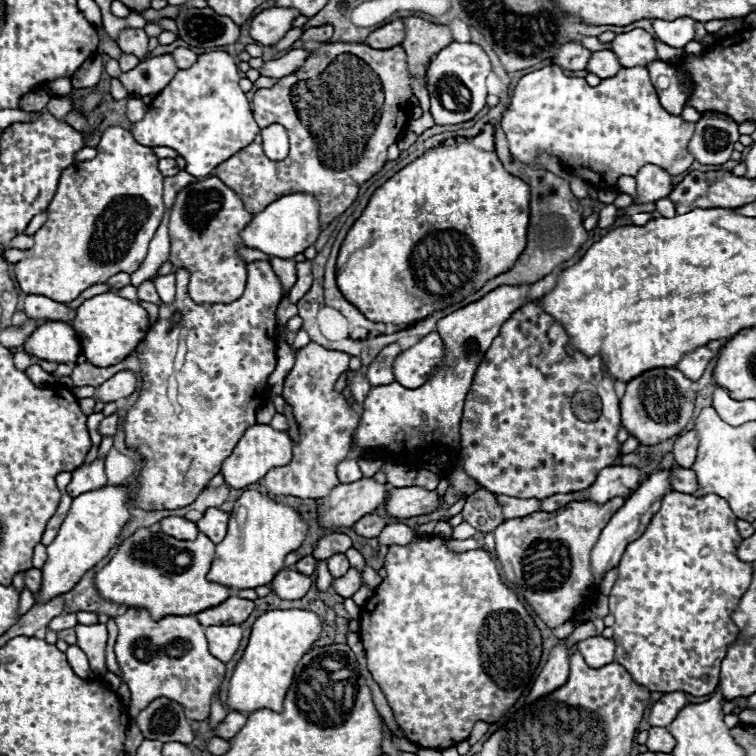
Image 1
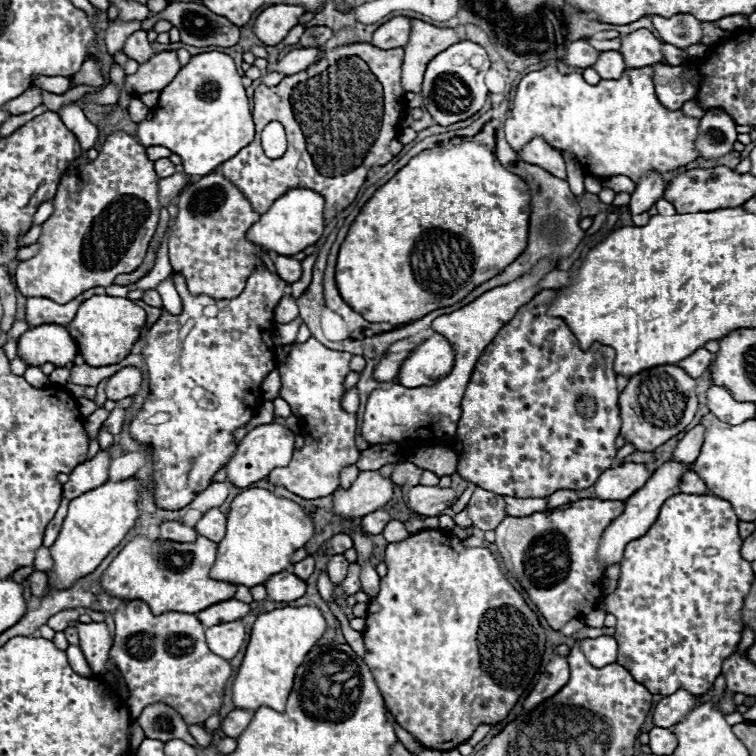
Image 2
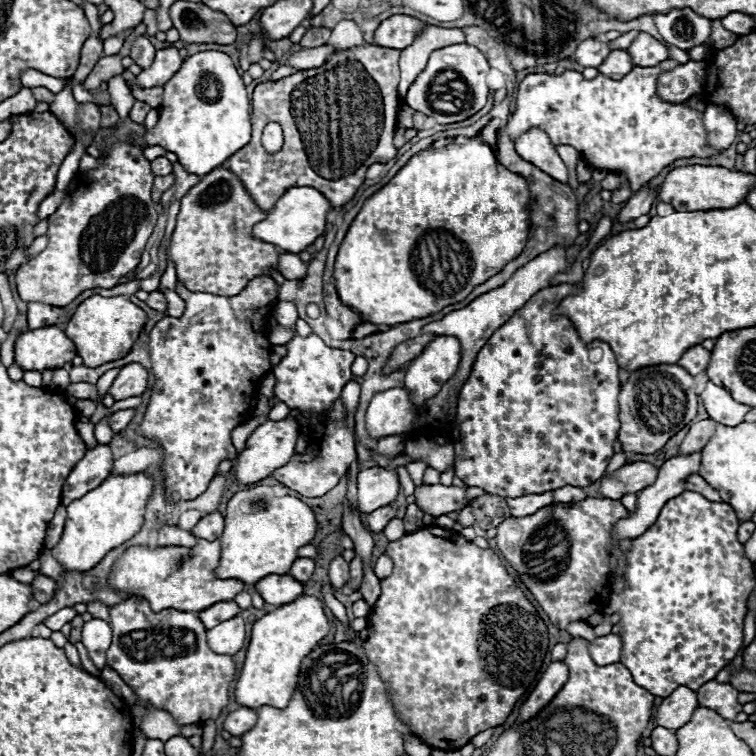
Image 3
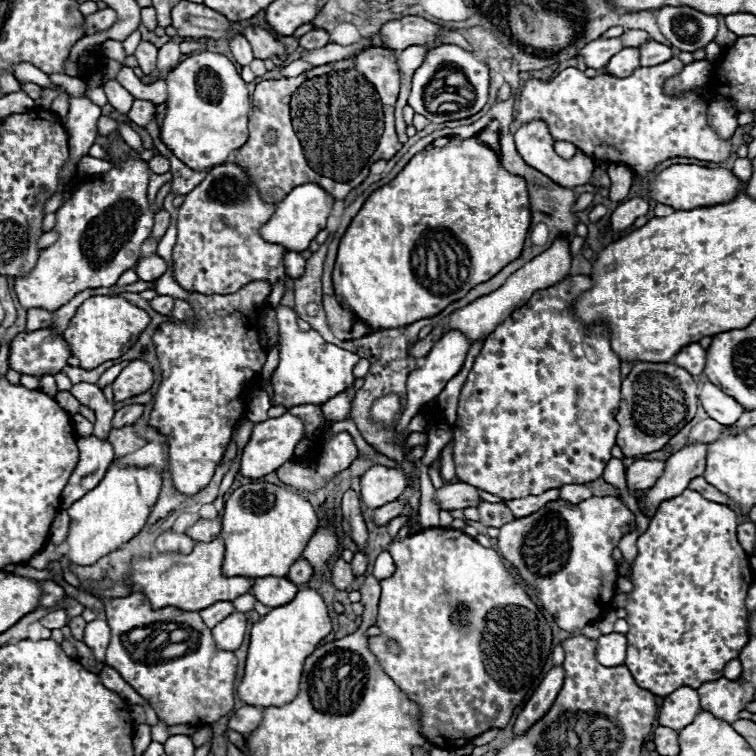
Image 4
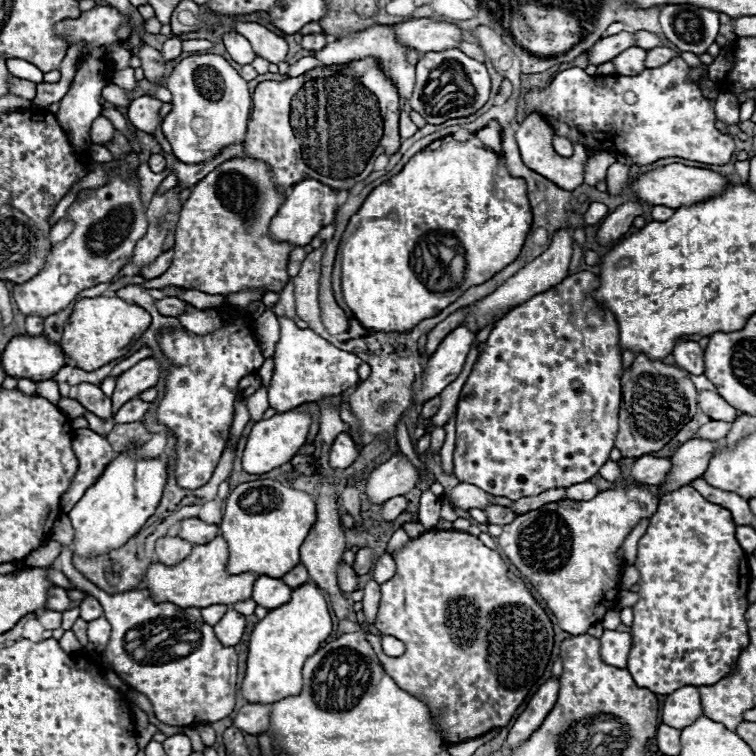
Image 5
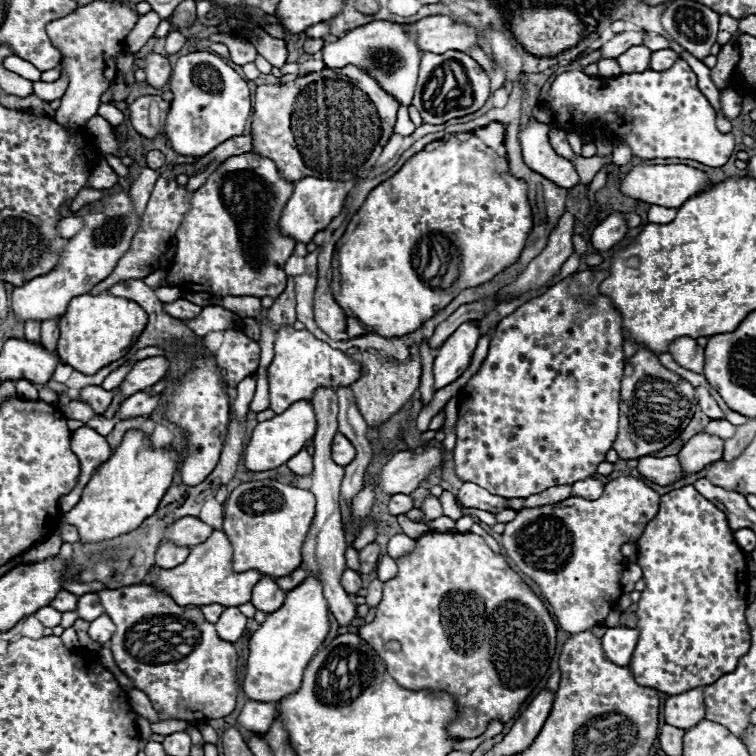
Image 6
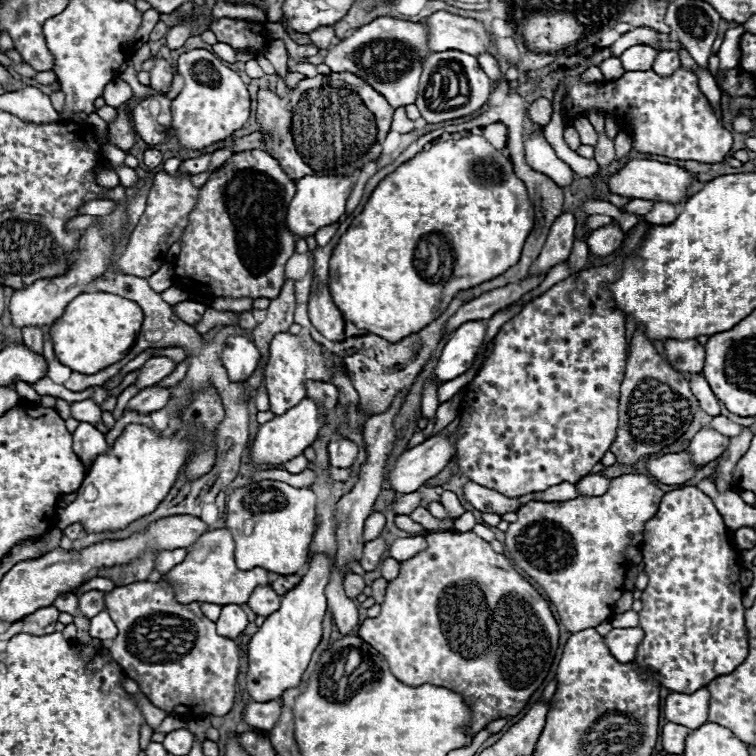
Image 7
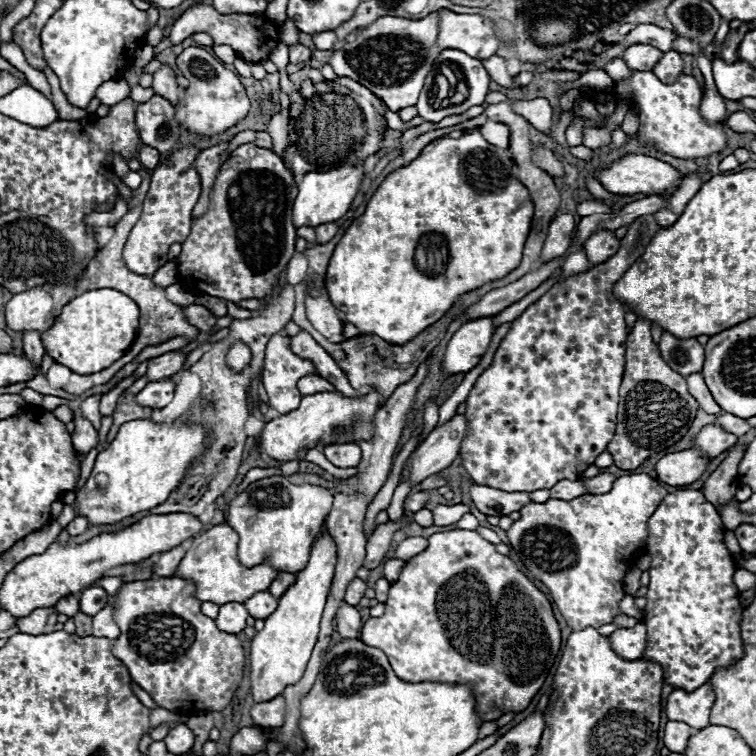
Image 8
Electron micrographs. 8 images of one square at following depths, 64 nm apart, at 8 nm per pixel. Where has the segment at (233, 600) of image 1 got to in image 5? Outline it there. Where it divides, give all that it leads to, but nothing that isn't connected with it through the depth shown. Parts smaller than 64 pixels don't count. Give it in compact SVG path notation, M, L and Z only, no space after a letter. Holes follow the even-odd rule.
M212 604L208 608L202 608L202 618L206 624L214 626L224 616L224 612L228 612L228 608L230 606L226 606L226 604Z

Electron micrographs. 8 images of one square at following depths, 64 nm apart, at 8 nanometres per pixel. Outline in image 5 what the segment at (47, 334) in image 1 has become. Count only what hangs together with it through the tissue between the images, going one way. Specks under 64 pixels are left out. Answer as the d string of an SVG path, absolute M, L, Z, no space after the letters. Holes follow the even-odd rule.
M14 336L2 352L6 376L28 378L32 382L54 378L64 364L60 346L48 344L44 336Z

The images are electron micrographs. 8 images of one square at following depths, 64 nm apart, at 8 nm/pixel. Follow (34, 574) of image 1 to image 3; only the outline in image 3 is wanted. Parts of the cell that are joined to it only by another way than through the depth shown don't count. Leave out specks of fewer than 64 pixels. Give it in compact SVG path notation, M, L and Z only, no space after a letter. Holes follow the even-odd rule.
M36 576L32 588L34 588L34 598L40 604L48 604L48 600L52 600L52 596L56 594L56 582L48 576Z

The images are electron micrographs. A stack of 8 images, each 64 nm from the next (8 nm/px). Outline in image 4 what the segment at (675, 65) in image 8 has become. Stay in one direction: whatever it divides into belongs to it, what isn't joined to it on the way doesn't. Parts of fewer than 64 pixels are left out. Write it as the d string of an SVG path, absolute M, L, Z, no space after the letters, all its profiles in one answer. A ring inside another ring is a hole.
M648 42L638 48L640 50L640 64L642 66L652 66L652 64L662 64L664 60L672 58L672 50L664 44L658 42Z

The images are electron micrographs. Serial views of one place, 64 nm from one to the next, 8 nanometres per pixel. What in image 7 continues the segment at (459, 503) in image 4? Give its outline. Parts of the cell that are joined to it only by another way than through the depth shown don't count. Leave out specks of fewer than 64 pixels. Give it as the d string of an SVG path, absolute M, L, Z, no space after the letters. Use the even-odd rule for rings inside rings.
M468 482L464 486L464 496L466 500L480 512L490 512L490 514L506 514L506 512L516 512L516 508L520 508L520 498L510 498L504 496L496 490L490 490L486 486Z

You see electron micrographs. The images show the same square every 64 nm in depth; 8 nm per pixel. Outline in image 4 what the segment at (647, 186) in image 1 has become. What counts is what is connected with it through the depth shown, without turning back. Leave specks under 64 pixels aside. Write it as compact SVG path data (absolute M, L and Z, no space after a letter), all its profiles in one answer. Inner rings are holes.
M632 198L620 204L608 222L608 232L622 232L634 224L634 220L648 212L648 198Z

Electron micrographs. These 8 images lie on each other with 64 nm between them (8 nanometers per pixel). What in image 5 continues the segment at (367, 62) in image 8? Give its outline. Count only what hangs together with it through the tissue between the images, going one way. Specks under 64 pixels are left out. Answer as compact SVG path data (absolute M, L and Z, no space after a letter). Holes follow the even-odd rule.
M374 24L374 26L366 28L366 30L354 32L354 36L350 36L350 38L342 38L342 40L336 40L336 42L326 44L326 46L324 46L322 50L318 50L314 56L316 56L324 66L340 66L340 64L348 64L348 62L352 62L352 60L364 60L364 58L368 58L368 56L374 58L374 60L380 64L384 76L386 76L388 80L392 80L392 84L396 86L398 94L400 94L400 96L406 100L406 104L408 104L408 100L410 100L410 96L412 96L412 90L414 90L414 80L416 80L416 66L406 60L408 50L410 50L408 46L404 46L404 44L398 42L396 32L394 32L392 26L388 26L388 24Z

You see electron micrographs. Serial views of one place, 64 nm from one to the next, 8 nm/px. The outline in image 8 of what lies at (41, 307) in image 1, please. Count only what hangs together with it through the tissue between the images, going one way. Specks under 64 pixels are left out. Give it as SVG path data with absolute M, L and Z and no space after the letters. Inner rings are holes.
M24 332L24 354L34 366L42 364L44 358L44 346L40 342L40 332Z

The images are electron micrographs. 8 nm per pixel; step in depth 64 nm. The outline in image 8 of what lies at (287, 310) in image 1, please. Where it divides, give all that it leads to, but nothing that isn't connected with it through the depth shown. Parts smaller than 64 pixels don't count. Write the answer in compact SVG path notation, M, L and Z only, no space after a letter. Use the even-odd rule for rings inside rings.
M274 334L266 346L262 384L268 392L270 406L276 412L290 412L300 404L302 394L298 392L296 382L308 372L316 372L314 364L296 356L288 348L288 338L284 334Z

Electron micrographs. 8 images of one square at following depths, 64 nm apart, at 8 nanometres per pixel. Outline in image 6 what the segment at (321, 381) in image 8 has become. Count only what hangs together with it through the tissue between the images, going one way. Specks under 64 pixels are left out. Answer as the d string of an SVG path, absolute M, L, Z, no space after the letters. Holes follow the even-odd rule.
M316 388L312 394L312 406L318 418L318 430L314 436L314 472L312 472L312 486L310 492L316 496L316 516L312 522L312 528L308 532L308 538L302 548L302 562L308 568L308 572L316 574L324 582L324 596L328 600L330 612L338 620L340 626L350 626L356 618L356 604L350 598L350 594L344 592L340 586L342 572L346 570L346 560L344 560L344 532L342 532L342 518L340 518L340 482L344 476L344 468L336 466L334 460L330 458L330 446L332 438L338 432L338 398L334 388Z

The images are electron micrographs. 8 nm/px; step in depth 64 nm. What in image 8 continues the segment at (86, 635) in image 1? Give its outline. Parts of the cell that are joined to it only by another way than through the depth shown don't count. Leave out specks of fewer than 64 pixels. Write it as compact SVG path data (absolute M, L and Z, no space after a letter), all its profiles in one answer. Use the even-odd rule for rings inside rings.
M112 604L104 606L104 608L94 616L92 634L94 634L94 636L102 636L102 638L112 638L112 640L120 636L118 624L114 622L114 606L112 606Z

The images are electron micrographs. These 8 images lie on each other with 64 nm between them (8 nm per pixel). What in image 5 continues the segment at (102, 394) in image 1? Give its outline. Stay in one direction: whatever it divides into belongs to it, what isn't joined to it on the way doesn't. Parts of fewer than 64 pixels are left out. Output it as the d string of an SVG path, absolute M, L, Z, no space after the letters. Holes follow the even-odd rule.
M144 358L130 370L120 374L116 390L112 394L112 414L120 408L120 404L124 404L124 400L132 400L132 396L138 396L144 390L156 386L158 378L160 378L160 364L156 358Z

